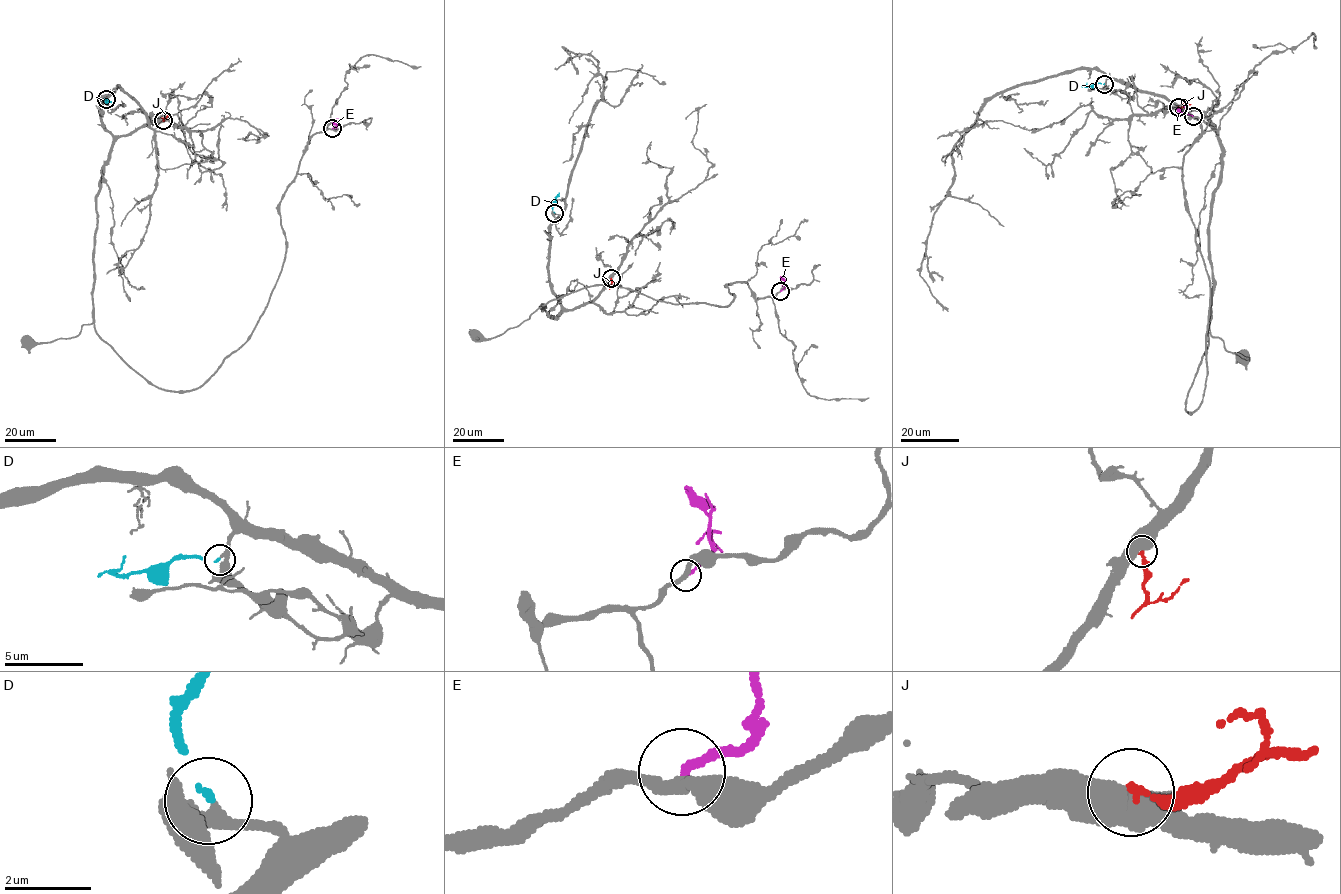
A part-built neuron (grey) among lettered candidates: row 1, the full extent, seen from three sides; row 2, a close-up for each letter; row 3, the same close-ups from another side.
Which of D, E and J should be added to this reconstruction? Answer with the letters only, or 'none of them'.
D

